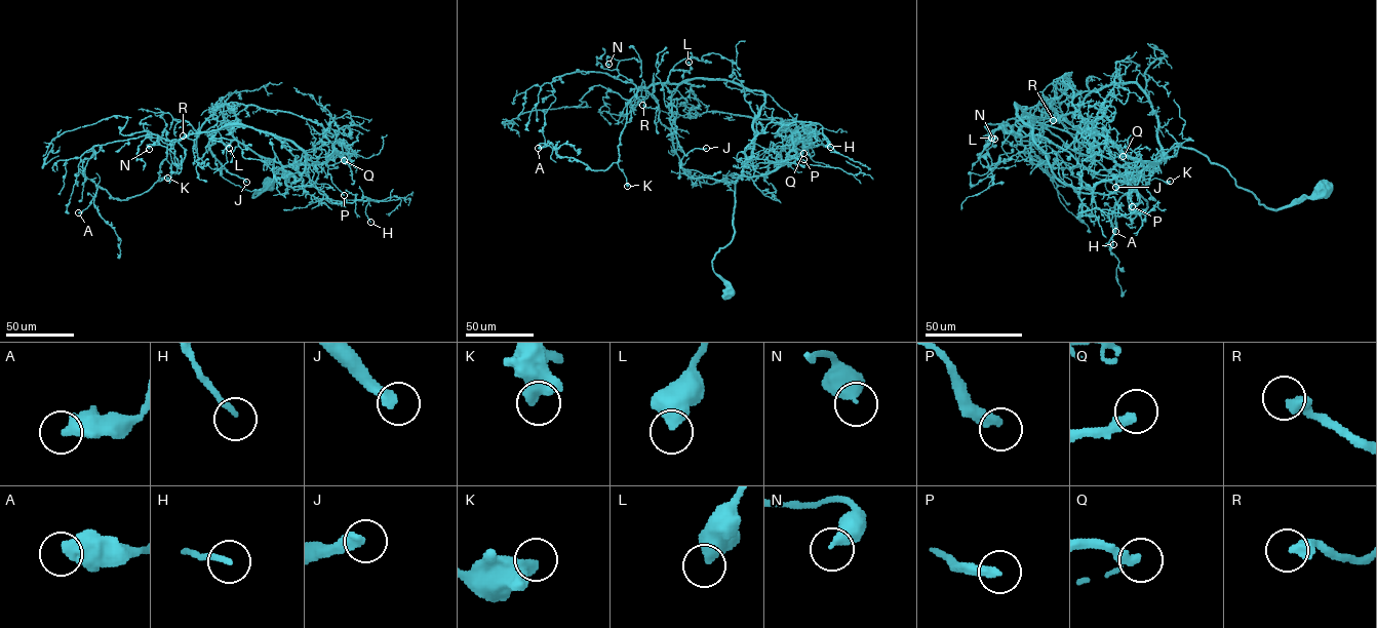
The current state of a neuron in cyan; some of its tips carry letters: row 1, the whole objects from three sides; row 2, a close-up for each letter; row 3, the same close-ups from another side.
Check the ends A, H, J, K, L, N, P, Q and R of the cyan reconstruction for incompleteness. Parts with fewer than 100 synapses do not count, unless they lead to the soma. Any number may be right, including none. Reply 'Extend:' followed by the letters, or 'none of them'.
Extend: J

